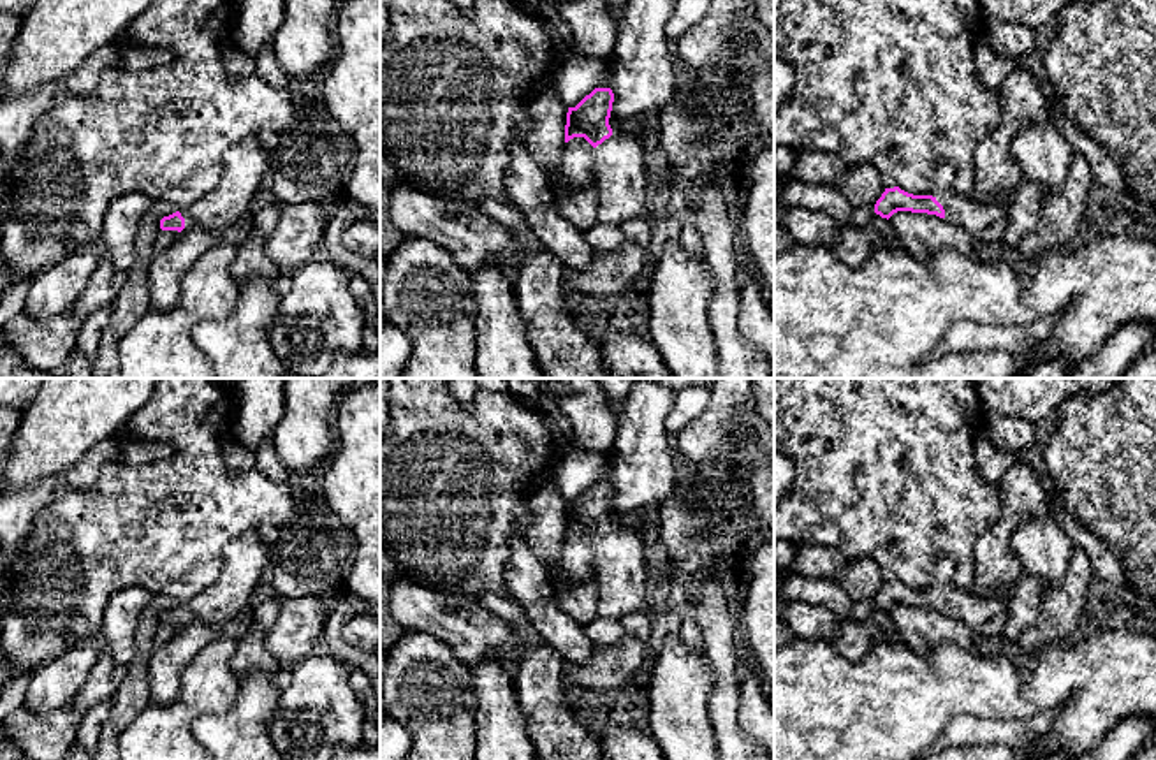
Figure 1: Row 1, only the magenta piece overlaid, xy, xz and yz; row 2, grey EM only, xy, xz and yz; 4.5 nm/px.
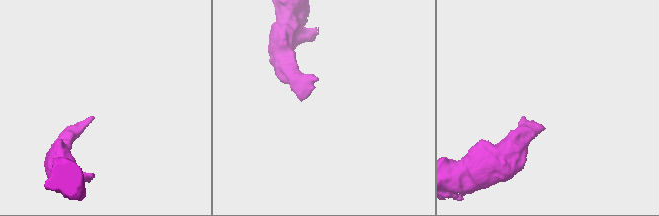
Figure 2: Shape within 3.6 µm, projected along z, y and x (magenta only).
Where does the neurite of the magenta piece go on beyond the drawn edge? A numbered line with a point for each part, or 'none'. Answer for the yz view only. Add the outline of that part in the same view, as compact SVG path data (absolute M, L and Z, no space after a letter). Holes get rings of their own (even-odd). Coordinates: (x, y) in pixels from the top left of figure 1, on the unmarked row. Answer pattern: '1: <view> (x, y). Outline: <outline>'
1: yz (972, 607). Outline: M950 586L936 589L936 595L943 600L945 612L973 632L980 632L985 623L996 618L1001 610L1006 610L1010 602L1005 591L999 595L982 595L978 588L964 591Z

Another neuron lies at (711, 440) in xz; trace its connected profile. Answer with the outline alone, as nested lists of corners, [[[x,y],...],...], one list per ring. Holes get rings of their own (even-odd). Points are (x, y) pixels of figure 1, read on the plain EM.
[[[718,378],[709,387],[709,403],[686,428],[674,436],[676,449],[706,475],[718,475],[728,487],[725,505],[728,512],[737,510],[750,494],[751,466],[739,449],[748,429],[737,419],[737,408],[751,396],[753,378]]]

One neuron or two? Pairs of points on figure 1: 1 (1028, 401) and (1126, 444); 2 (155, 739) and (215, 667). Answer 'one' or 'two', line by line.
1: two
2: one

